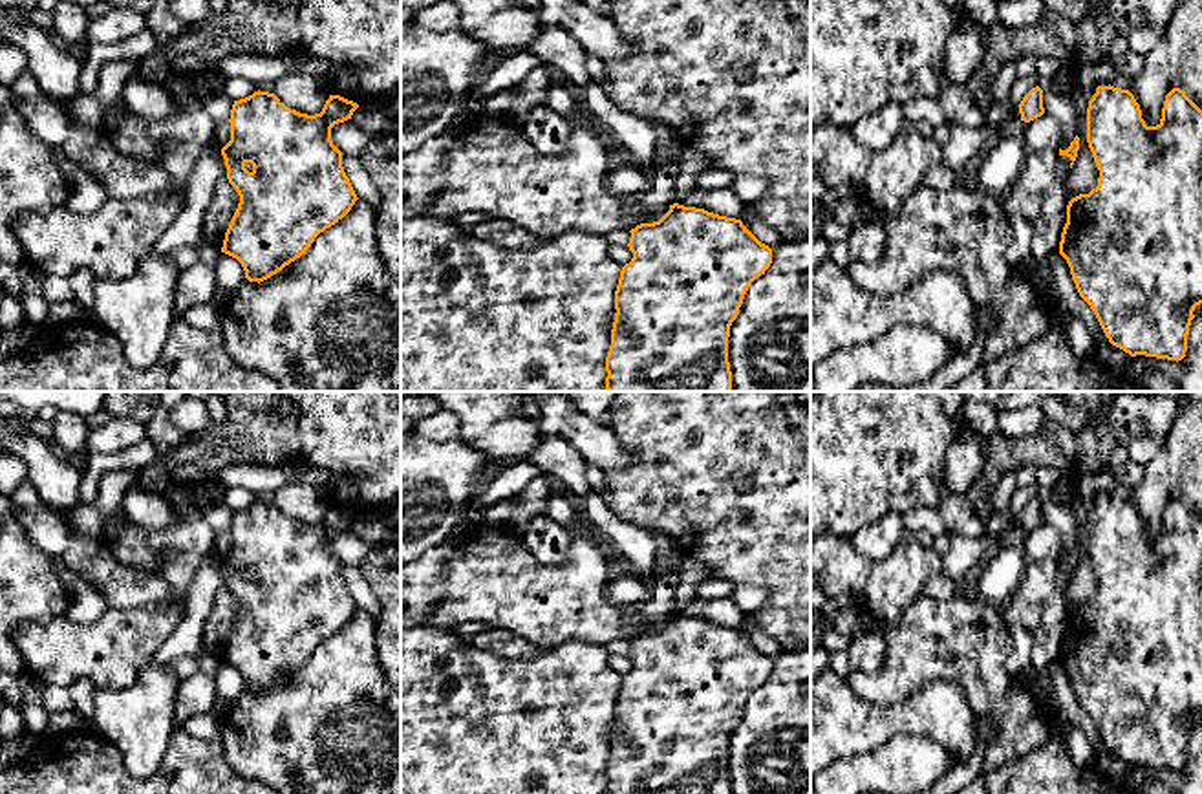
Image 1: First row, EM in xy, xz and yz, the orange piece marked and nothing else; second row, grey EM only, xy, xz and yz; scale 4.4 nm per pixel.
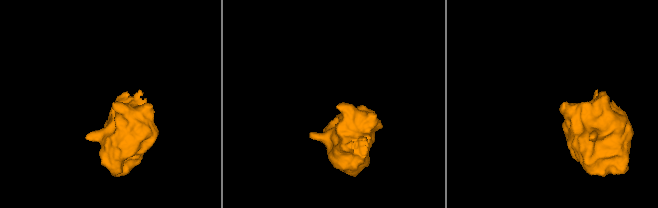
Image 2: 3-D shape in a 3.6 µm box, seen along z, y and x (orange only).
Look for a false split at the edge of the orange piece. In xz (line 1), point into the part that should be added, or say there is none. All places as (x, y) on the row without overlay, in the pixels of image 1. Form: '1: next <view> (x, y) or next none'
1: next none

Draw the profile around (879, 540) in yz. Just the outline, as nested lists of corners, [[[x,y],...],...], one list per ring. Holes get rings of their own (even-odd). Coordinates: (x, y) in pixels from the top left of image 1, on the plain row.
[[[887,512],[875,523],[860,529],[851,542],[864,556],[871,560],[885,560],[900,543],[902,534],[902,516]]]

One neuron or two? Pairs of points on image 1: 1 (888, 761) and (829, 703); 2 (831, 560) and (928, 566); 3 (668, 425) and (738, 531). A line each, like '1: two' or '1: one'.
1: two
2: one
3: one

